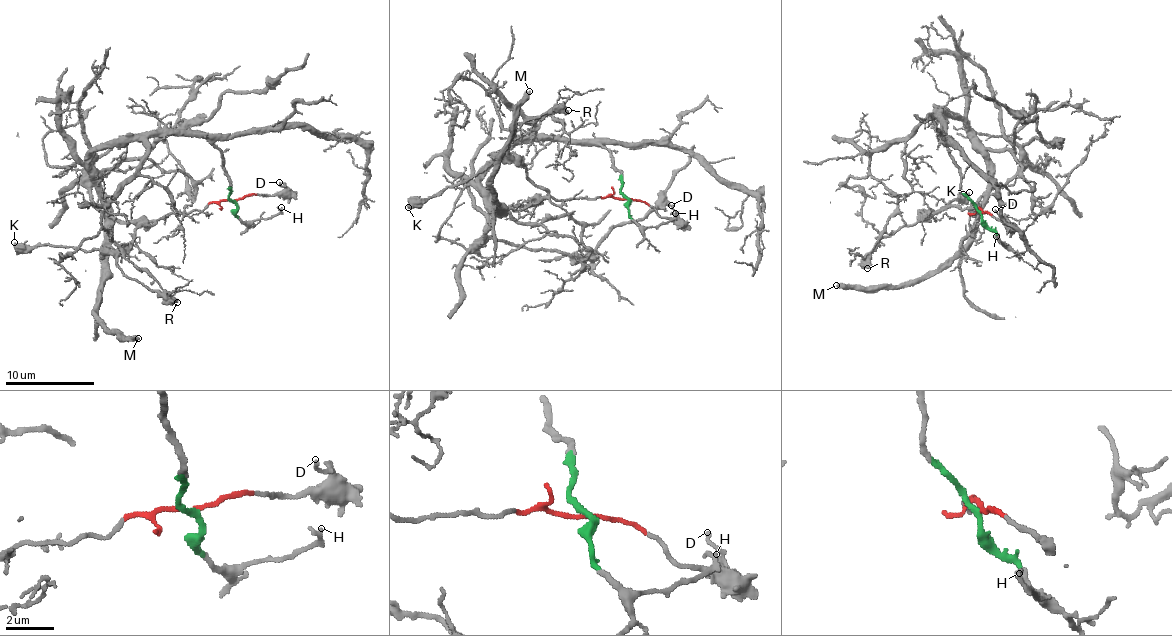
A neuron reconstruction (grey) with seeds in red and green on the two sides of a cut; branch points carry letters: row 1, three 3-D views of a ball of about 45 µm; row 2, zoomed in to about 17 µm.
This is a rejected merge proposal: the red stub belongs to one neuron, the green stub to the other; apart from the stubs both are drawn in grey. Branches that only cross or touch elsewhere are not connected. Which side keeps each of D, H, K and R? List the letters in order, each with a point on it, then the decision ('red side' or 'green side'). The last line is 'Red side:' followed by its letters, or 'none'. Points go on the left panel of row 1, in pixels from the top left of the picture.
D: (279, 182) | red side
H: (281, 207) | green side
K: (14, 242) | red side
R: (177, 302) | red side
Red side: D, K, R

